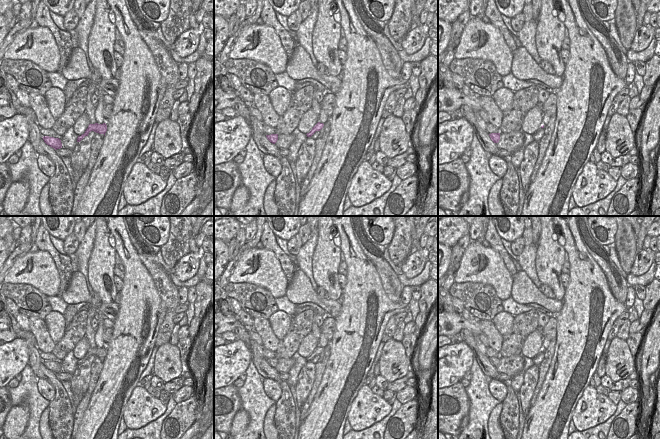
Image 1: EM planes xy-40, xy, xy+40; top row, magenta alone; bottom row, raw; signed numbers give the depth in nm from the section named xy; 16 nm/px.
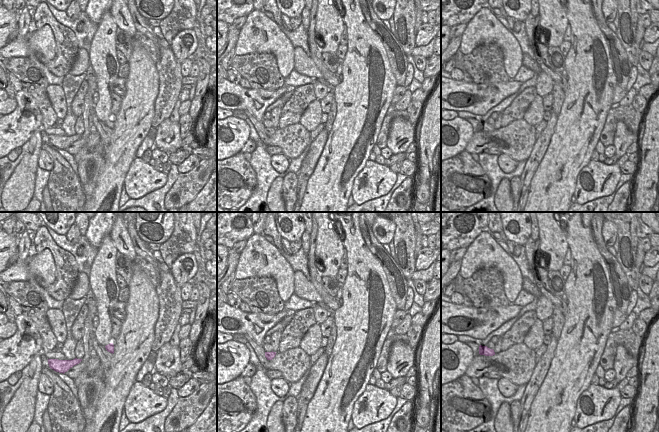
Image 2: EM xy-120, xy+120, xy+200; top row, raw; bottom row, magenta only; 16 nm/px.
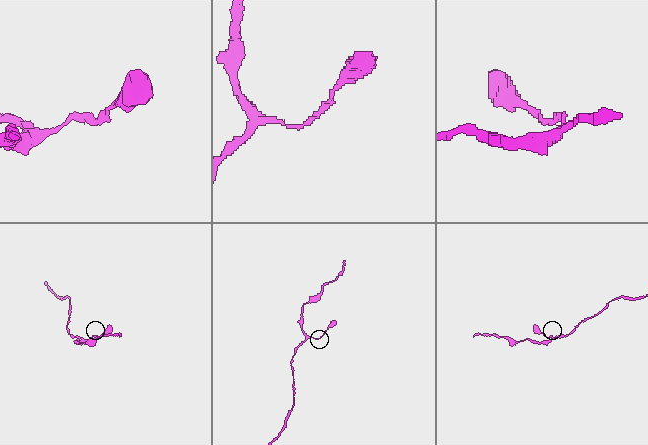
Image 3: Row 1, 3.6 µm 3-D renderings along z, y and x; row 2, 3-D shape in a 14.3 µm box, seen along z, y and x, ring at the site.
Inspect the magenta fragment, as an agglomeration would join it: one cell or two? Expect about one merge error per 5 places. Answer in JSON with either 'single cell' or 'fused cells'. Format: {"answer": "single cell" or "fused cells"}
{"answer": "single cell"}

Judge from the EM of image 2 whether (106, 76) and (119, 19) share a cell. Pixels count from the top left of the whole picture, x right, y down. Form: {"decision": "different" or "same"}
{"decision": "different"}

